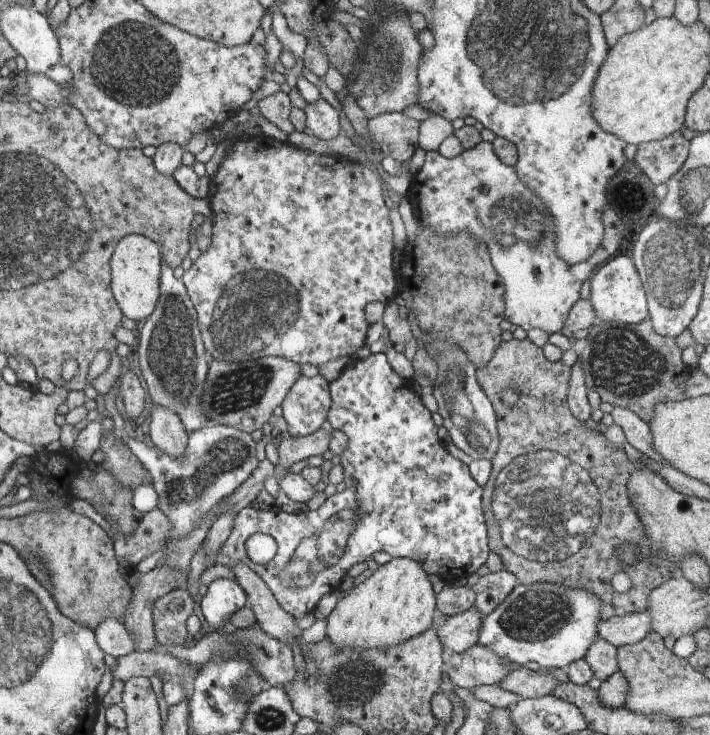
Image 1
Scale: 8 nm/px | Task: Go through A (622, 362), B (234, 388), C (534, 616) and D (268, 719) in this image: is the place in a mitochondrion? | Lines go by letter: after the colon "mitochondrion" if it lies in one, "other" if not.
A: mitochondrion
B: mitochondrion
C: mitochondrion
D: mitochondrion

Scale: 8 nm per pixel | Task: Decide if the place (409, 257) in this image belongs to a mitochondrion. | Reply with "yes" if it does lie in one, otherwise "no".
no

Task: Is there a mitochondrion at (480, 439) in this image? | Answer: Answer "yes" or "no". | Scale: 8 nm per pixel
yes

